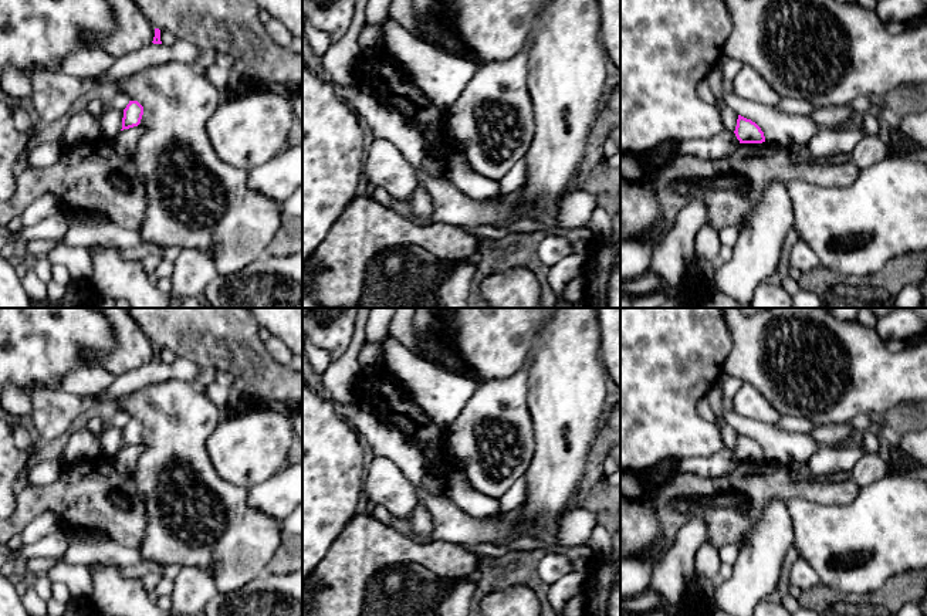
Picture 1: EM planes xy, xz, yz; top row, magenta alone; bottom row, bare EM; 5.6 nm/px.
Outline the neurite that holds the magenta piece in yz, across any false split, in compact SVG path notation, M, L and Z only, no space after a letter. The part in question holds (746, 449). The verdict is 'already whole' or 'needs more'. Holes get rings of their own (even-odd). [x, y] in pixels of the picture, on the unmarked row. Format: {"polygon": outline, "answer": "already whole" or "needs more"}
{"polygon": "M738 433L734 451L735 451L737 457L740 458L740 461L765 460L765 454L764 454L764 450L761 449L761 446L751 437L747 437L741 433Z", "answer": "already whole"}

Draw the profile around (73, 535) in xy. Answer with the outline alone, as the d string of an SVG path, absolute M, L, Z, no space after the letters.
M65 528L61 529L64 531L64 535L70 544L88 542L88 541L105 541L109 538L102 531L78 531L78 529L65 529Z

